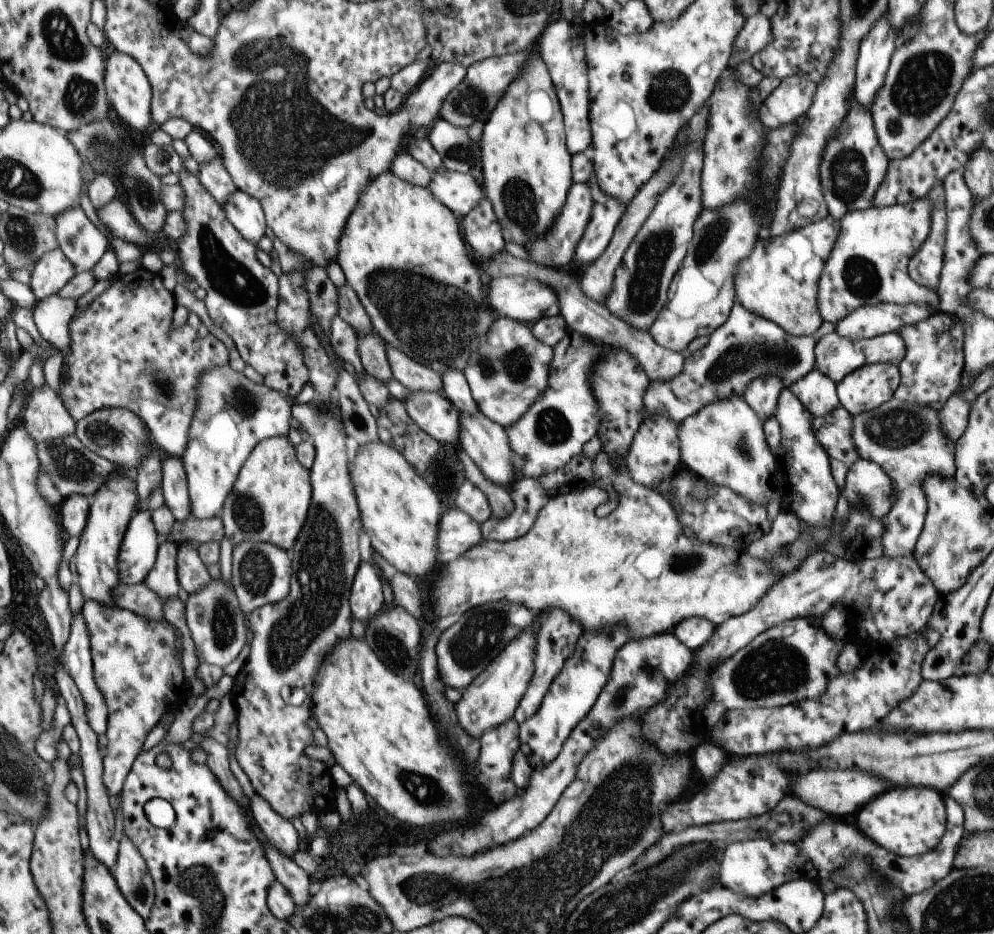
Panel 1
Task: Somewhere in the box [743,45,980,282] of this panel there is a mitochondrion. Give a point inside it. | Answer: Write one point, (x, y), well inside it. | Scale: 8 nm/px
(923, 81)

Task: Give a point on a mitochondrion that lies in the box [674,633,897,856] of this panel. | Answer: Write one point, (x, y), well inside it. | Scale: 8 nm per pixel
(772, 668)

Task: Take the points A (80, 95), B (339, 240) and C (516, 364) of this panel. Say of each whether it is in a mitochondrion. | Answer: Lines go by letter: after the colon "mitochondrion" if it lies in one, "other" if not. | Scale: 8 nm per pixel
A: mitochondrion
B: other
C: mitochondrion

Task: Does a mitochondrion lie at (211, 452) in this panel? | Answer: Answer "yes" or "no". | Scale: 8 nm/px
no

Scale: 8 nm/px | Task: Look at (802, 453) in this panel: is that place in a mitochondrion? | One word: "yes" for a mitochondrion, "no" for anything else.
no

